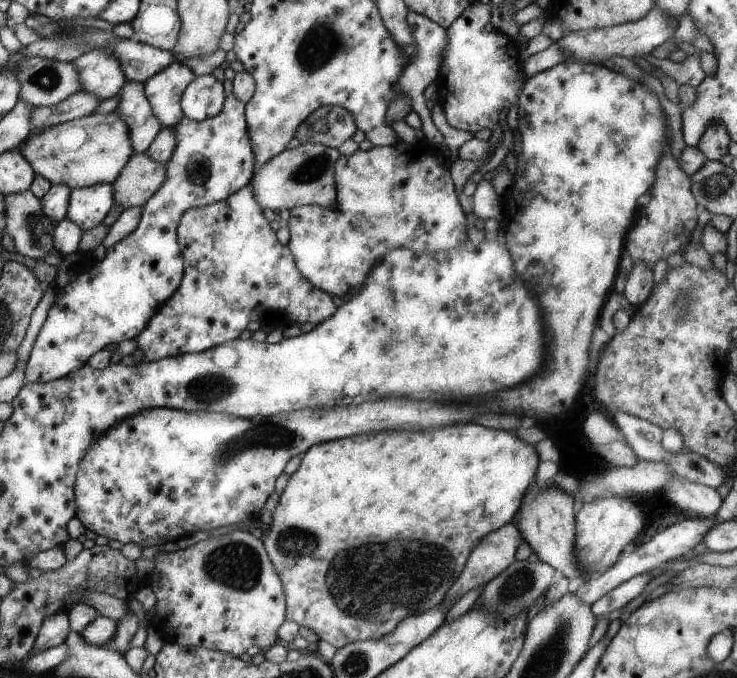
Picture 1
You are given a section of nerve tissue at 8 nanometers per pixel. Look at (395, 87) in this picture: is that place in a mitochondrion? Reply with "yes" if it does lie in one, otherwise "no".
no

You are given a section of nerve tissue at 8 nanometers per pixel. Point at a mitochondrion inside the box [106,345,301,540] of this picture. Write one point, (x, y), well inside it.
(271, 436)

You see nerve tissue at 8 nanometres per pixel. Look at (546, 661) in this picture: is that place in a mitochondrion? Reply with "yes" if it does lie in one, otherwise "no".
yes

